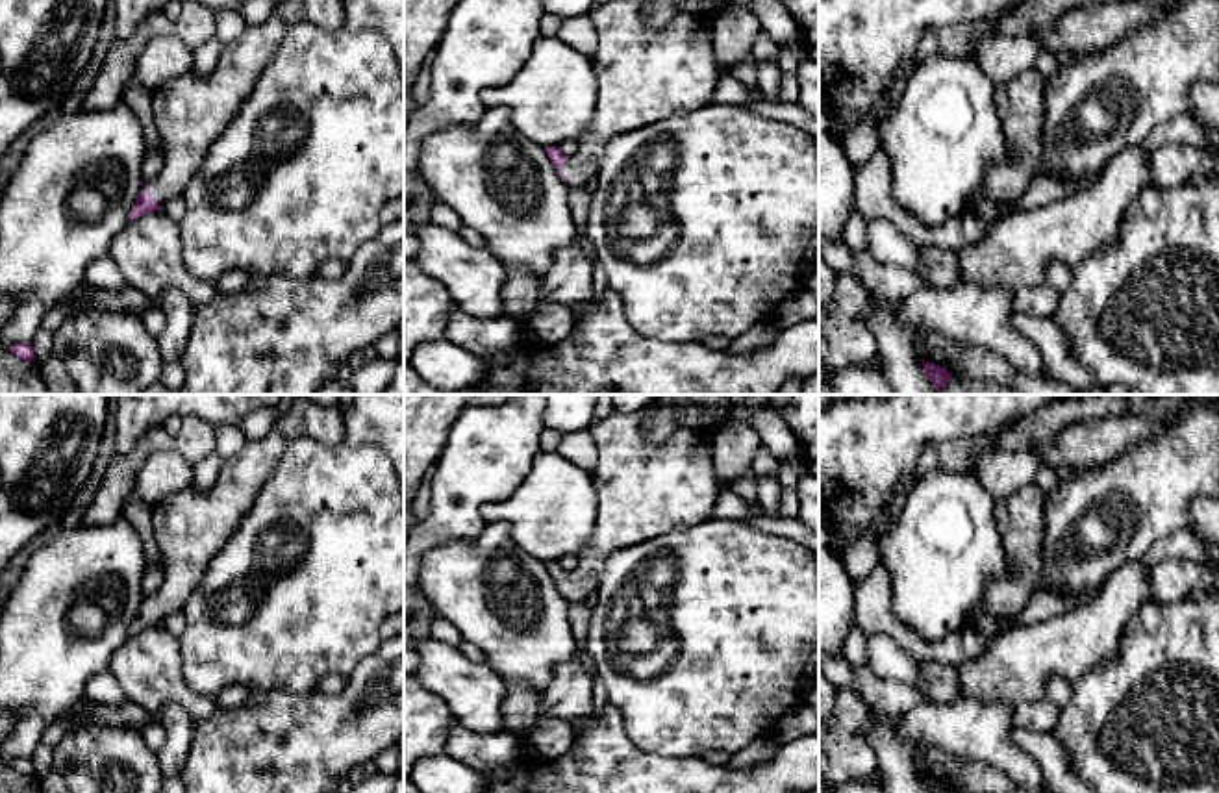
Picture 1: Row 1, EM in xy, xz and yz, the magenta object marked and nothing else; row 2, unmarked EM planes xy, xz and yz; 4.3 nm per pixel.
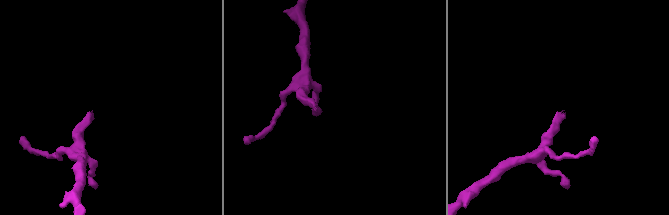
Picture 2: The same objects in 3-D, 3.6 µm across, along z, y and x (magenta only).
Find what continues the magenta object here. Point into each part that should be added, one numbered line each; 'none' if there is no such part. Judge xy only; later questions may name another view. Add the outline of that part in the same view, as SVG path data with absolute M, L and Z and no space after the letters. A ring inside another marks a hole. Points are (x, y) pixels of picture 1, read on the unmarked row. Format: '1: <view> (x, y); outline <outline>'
1: xy (189, 527); outline M295 396L291 409L276 419L263 439L250 441L237 458L222 461L209 491L187 487L152 506L154 537L163 556L163 582L146 598L146 608L159 621L183 610L209 561L250 511L285 448L298 437L326 447L341 445L345 413L337 406Z

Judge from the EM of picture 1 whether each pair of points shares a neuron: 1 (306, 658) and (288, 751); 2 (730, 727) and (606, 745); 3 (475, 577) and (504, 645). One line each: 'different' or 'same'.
1: different
2: different
3: same

